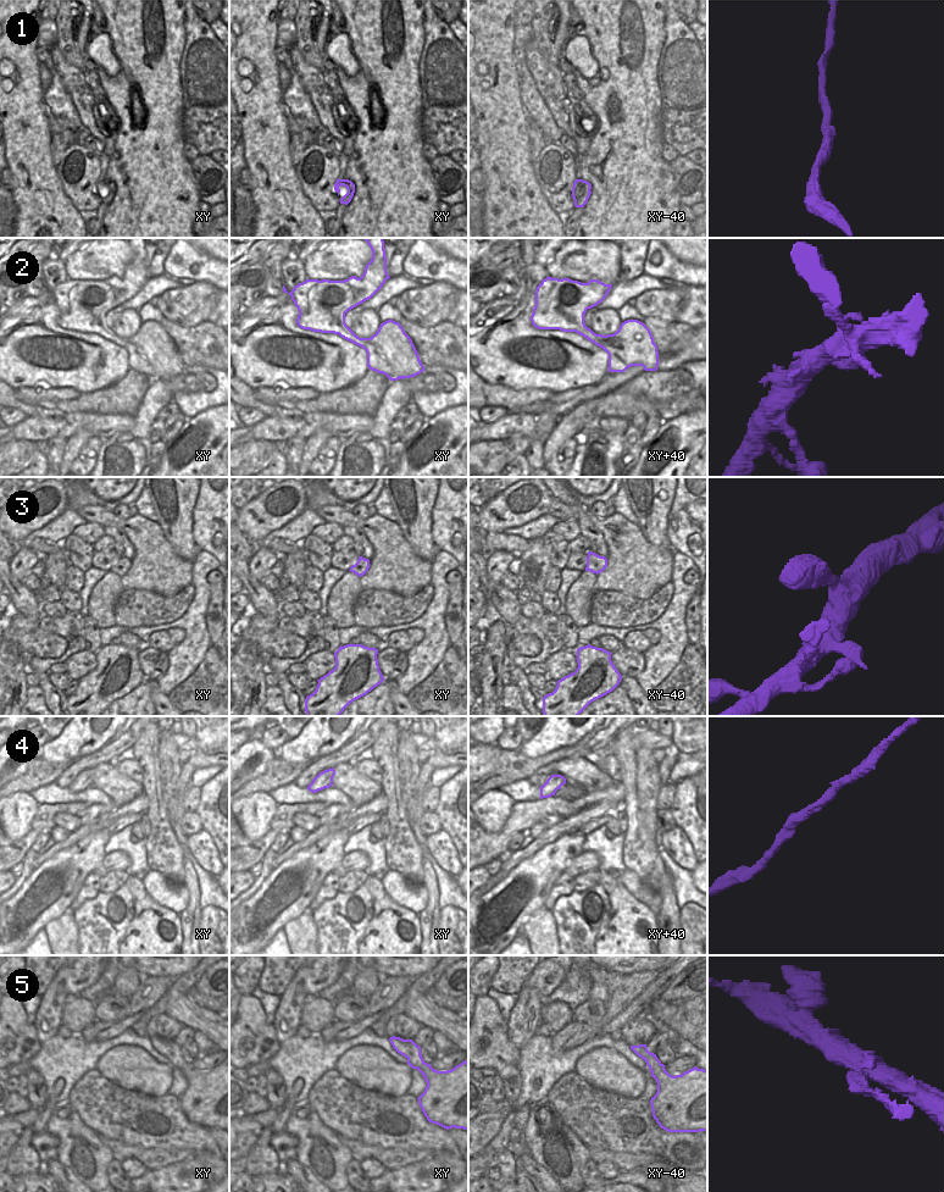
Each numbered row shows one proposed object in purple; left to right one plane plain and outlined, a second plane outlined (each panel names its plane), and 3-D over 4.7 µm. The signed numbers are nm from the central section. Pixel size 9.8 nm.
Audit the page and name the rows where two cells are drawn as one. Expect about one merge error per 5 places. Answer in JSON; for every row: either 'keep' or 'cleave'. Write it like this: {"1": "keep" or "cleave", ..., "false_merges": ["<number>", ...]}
{"1": "keep", "2": "keep", "3": "keep", "4": "keep", "5": "cleave", "false_merges": ["5"]}

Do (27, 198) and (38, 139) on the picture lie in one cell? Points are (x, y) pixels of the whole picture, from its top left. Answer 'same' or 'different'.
same

